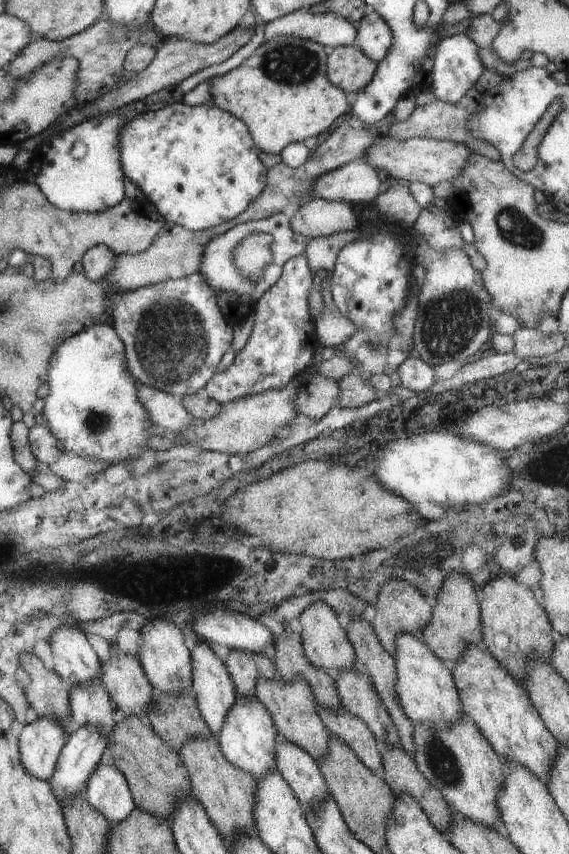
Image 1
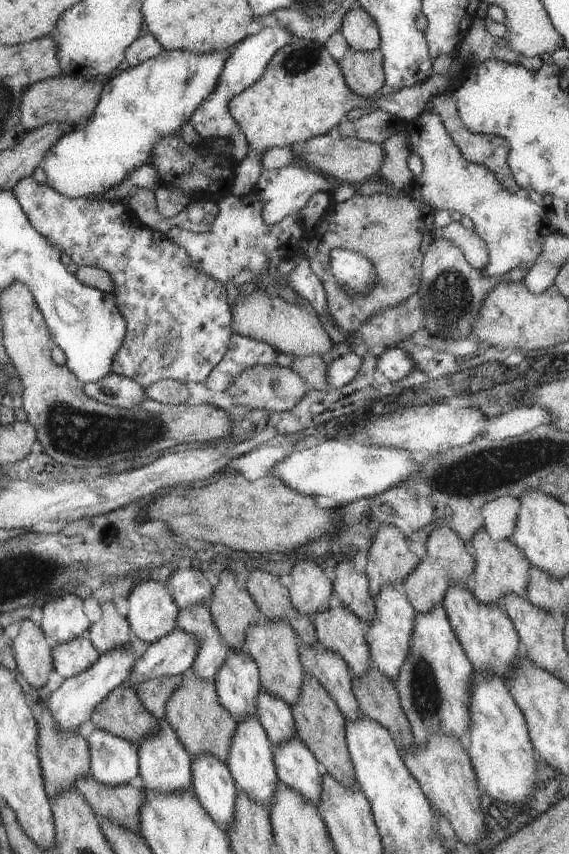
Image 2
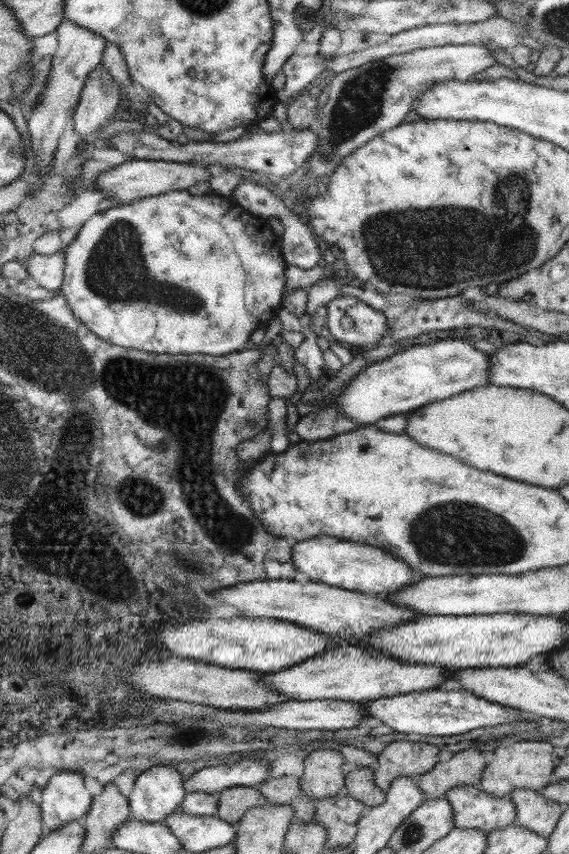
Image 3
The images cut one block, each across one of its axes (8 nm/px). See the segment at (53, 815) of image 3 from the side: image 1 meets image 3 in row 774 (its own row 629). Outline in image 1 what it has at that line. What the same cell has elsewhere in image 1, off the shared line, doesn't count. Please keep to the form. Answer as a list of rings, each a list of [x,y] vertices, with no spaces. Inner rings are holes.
[[[57,626],[48,642],[53,654],[53,670],[66,684],[75,685],[101,678],[101,662],[80,627]]]

